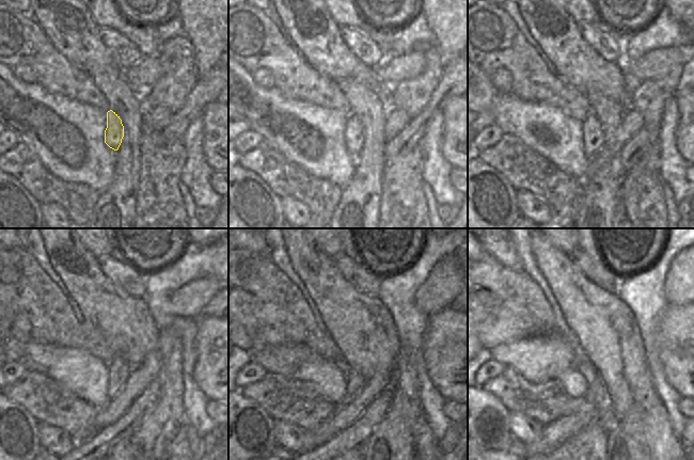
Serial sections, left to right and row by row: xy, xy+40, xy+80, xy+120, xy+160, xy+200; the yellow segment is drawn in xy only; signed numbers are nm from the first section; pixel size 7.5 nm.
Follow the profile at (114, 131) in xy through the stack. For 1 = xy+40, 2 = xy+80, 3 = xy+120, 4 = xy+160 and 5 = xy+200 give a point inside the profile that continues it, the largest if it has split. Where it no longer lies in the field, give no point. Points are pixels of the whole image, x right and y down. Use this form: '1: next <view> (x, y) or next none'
1: next xy+40 (353, 135)
2: next xy+80 (593, 135)
3: next xy+120 (119, 370)
4: next xy+160 (355, 381)
5: next xy+200 (584, 400)

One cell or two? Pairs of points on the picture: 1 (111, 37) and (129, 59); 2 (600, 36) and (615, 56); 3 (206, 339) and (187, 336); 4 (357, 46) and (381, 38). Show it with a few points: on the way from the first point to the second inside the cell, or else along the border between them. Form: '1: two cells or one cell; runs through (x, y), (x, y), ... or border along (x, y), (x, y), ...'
1: one cell; runs through (116, 43), (124, 53)
2: one cell; runs through (604, 41), (612, 51)
3: two cells; border along (196, 319), (196, 360), (194, 362)
4: two cells; border along (351, 29), (364, 32), (383, 52)

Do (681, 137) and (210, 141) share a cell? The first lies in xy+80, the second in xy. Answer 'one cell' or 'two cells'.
one cell

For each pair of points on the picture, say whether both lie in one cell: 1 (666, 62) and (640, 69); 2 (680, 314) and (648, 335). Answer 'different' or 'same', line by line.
1: same
2: different

